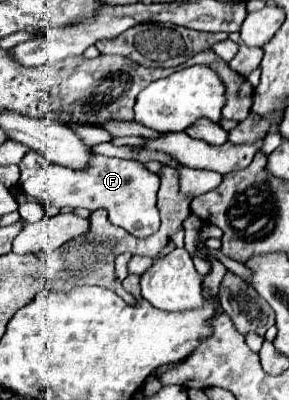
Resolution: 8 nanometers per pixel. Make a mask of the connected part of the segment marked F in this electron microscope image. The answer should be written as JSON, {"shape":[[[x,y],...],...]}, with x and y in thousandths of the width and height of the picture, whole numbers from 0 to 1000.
{"shape":[[[100,375],[87,395],[66,405],[73,445],[66,470],[121,495],[142,510],[176,510],[197,520],[301,520],[329,530],[343,520],[370,525],[377,555],[398,565],[433,570],[446,585],[474,595],[509,595],[550,570],[550,530],[543,530],[543,480],[557,450],[536,430],[516,430],[502,410],[474,400],[426,400],[426,395],[377,395],[349,385],[308,390],[308,420],[280,430],[225,420],[211,410],[183,410],[142,390],[142,380]]]}

